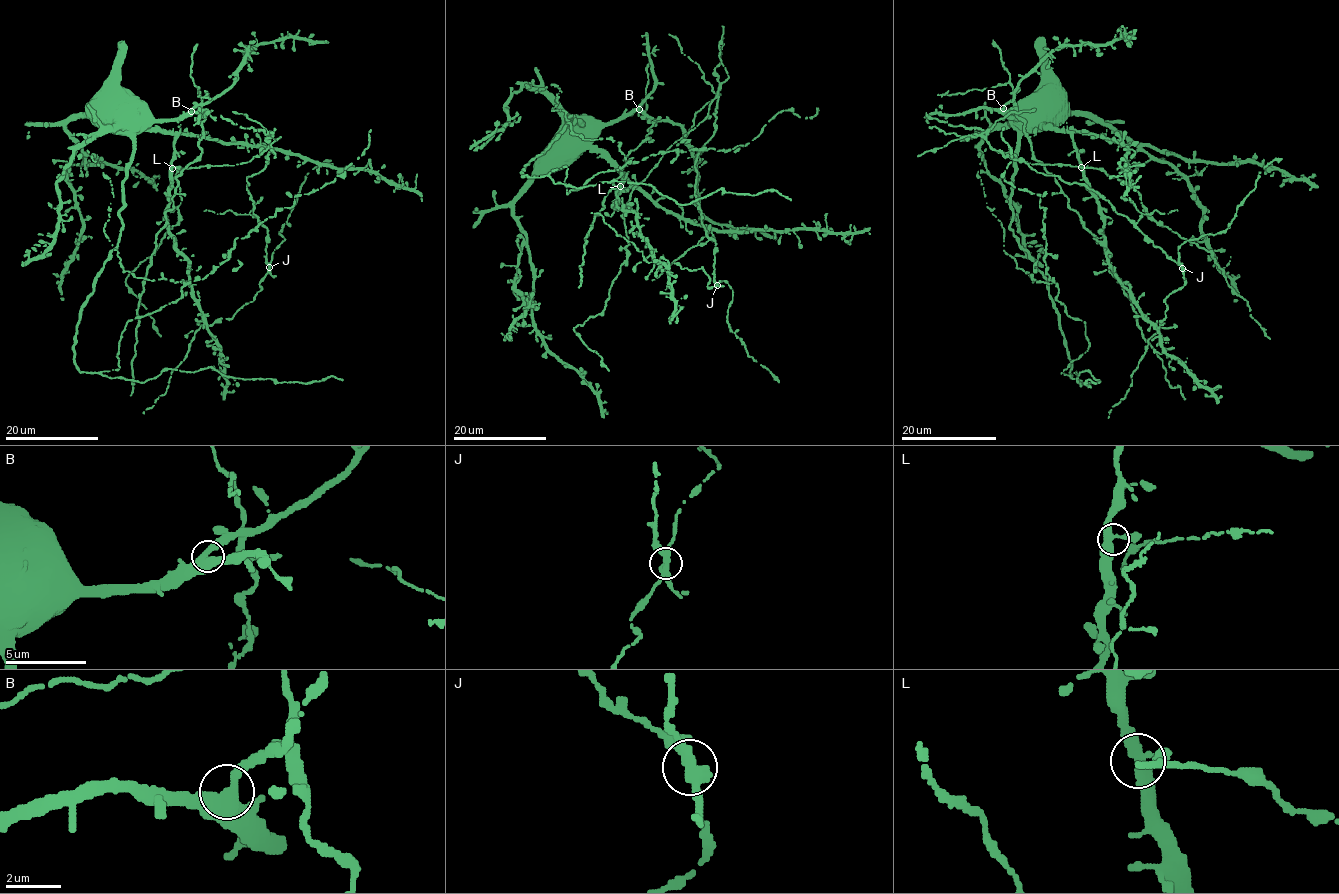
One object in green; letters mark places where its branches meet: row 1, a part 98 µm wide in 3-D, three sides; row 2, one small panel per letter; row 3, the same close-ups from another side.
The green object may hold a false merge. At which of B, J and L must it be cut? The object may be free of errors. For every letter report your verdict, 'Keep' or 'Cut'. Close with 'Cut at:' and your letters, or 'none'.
B: Keep
J: Cut
L: Keep
Cut at: J

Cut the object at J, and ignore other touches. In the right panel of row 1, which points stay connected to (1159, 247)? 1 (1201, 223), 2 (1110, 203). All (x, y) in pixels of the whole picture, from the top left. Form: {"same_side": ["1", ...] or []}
{"same_side": ["2"]}

